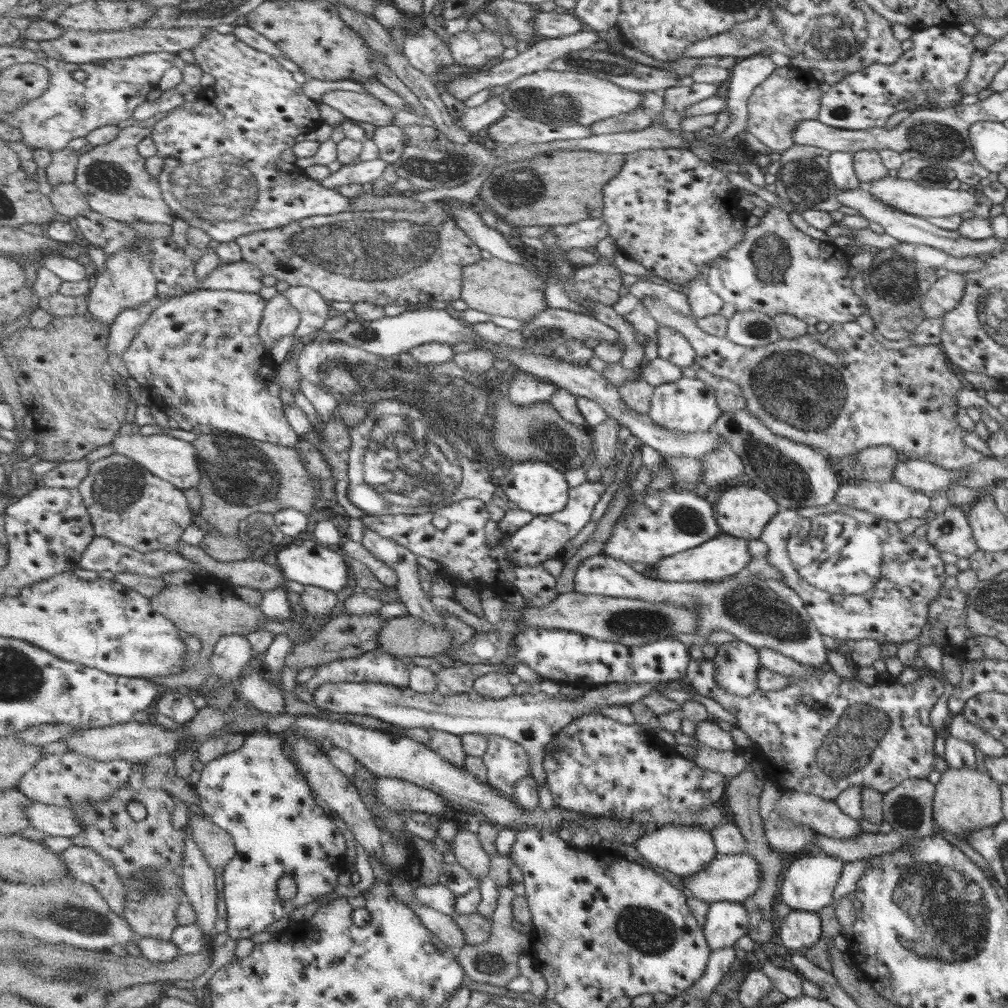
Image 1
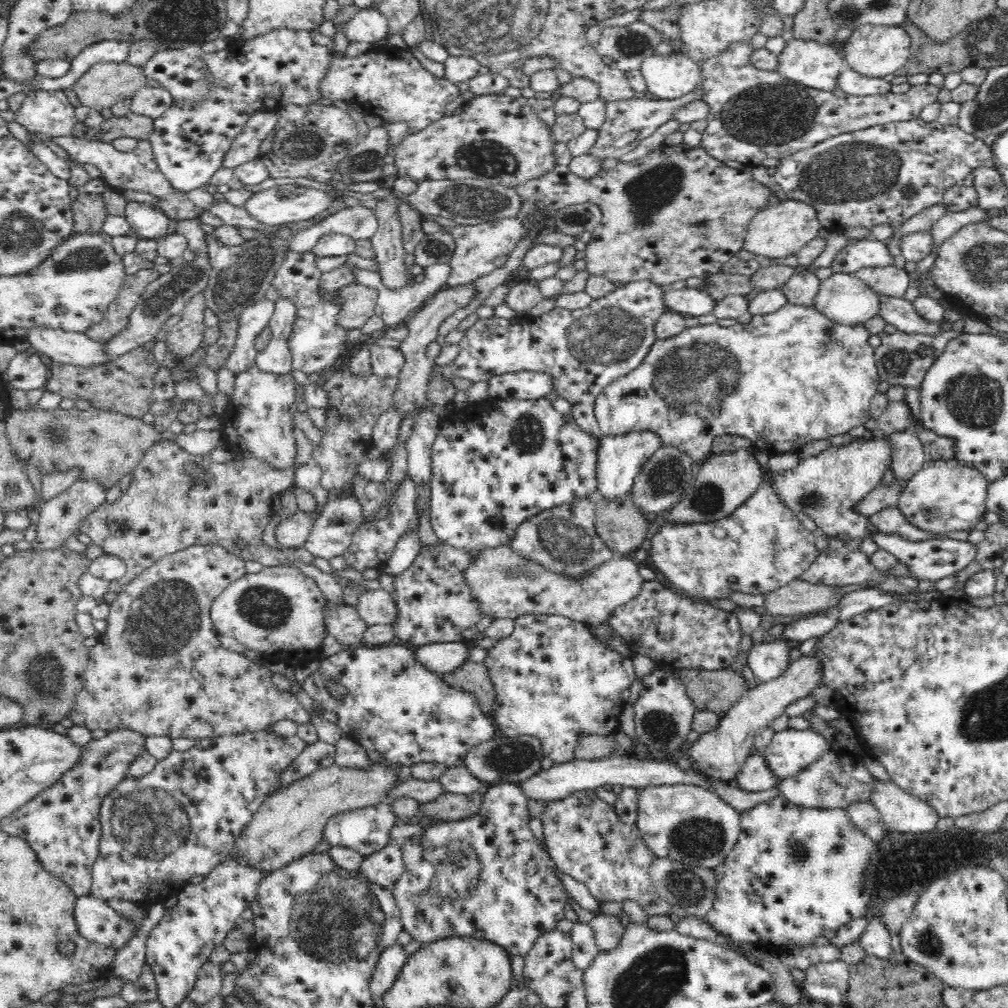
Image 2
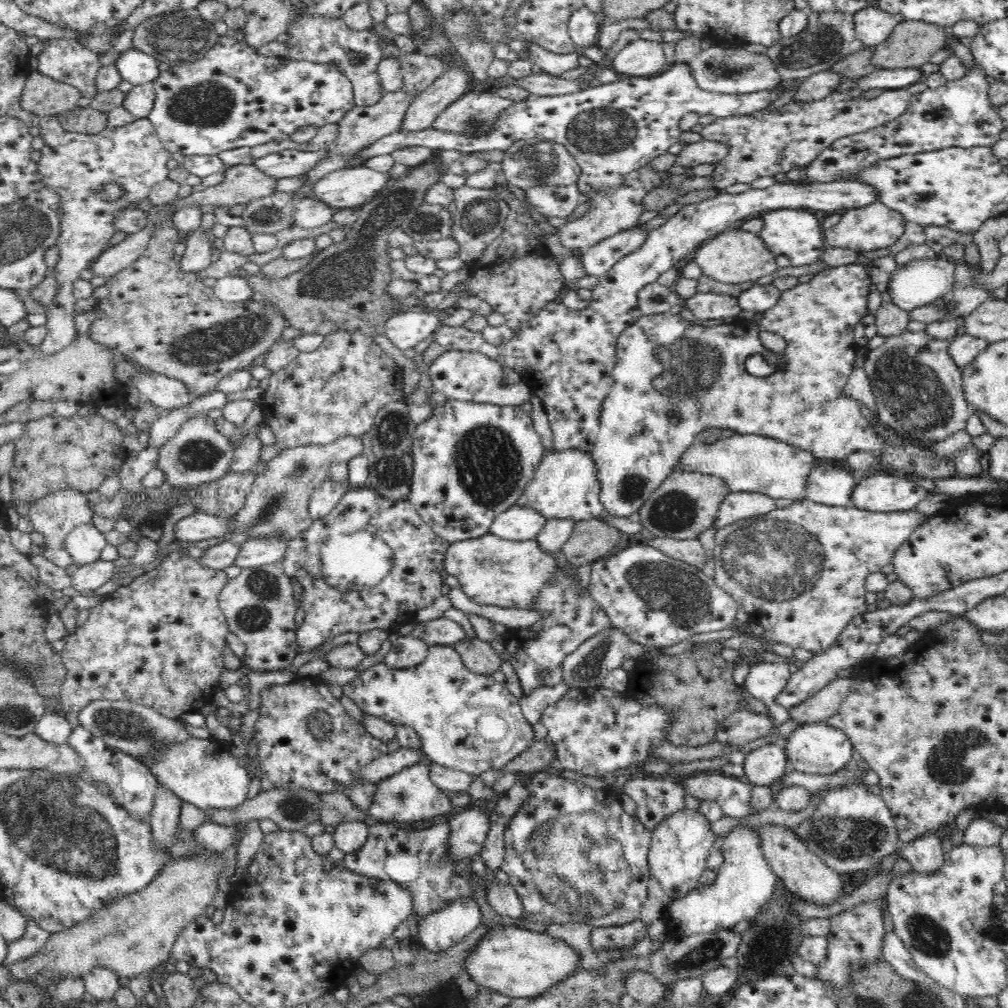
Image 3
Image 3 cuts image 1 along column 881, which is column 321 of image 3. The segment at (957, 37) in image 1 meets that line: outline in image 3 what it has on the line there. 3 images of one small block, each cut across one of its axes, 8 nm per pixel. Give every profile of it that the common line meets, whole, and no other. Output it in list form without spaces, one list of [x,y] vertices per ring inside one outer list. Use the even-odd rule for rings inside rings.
[[[224,33],[215,42],[215,45],[206,52],[202,60],[196,60],[180,65],[171,66],[168,70],[162,71],[153,80],[153,89],[155,90],[155,103],[152,110],[147,116],[154,125],[158,138],[162,144],[171,153],[185,154],[186,156],[212,156],[219,155],[224,150],[232,150],[234,148],[254,147],[260,144],[266,144],[270,141],[282,140],[288,138],[300,126],[308,124],[317,124],[319,128],[328,123],[337,123],[355,104],[353,95],[353,86],[344,73],[331,65],[316,64],[314,61],[299,61],[294,60],[295,57],[267,57],[261,54],[257,48],[251,47],[245,39],[239,40],[236,36],[228,36]]]

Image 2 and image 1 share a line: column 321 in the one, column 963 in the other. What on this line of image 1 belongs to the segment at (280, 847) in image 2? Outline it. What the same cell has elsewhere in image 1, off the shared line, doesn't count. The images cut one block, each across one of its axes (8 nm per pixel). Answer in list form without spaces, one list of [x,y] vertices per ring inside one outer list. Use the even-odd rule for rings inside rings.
[[[951,768],[944,770],[934,785],[932,797],[932,822],[941,832],[947,832],[959,840],[965,840],[965,836],[985,826],[997,824],[1002,820],[1000,791],[995,783],[985,772],[979,772],[976,768]]]

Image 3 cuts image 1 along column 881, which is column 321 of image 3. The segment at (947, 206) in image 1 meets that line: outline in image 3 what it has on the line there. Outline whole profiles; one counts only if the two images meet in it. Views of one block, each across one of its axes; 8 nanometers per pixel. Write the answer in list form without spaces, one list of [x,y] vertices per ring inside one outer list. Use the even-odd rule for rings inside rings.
[[[364,164],[330,172],[312,186],[312,198],[336,210],[354,209],[369,202],[390,182],[388,173],[380,173]]]

